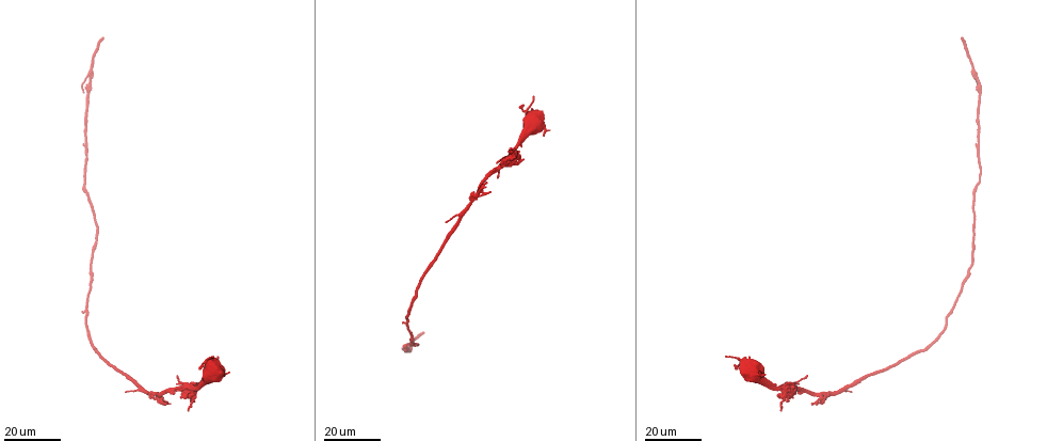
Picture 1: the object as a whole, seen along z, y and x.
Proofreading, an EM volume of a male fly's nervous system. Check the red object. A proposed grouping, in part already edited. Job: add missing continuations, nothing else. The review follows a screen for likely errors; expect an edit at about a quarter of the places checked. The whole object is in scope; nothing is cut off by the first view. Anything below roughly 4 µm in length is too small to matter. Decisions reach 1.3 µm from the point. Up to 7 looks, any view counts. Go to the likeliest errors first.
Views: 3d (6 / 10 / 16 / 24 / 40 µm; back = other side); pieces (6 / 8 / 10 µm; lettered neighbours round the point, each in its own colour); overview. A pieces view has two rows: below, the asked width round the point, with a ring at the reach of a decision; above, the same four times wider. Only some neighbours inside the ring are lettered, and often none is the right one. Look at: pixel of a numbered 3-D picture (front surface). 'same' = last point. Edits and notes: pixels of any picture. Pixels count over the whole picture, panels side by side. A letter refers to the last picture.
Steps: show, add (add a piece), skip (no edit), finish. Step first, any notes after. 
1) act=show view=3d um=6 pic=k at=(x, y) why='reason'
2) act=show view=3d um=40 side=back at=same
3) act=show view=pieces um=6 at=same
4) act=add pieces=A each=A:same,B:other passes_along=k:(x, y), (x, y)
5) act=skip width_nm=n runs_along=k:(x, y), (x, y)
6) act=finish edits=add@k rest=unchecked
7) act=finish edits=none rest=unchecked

act=show view=3d um=16 pic=1 at=(533, 95) why='thin end'

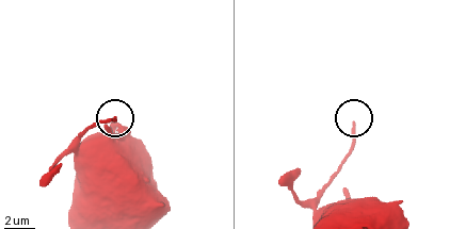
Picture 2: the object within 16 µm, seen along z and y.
act=show view=pieces um=8 pic=2 at=(353, 123)

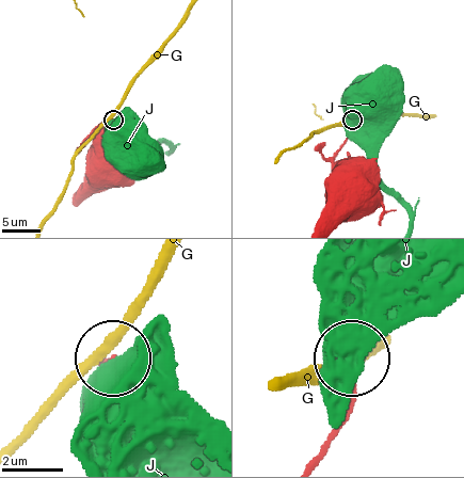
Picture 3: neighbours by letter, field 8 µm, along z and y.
act=skip each=G:other,J:other found='none of them fits'

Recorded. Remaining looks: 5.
act=show view=3d um=24 pic=1 at=(962, 36) why='long arm stops here'

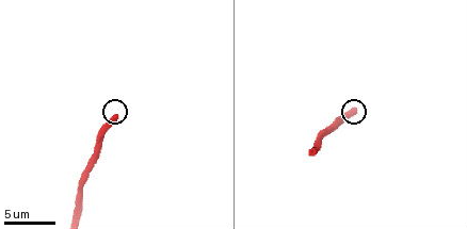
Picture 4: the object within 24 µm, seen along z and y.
act=show view=pieces um=6 pic=4 at=(114, 116)

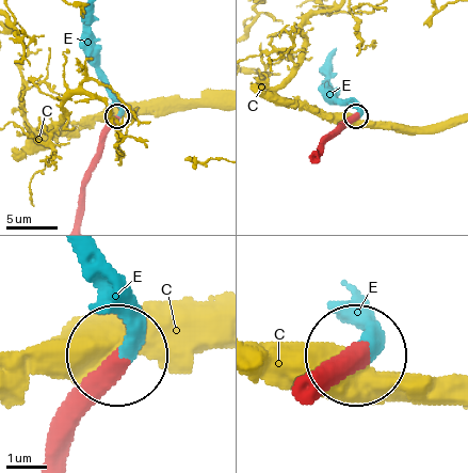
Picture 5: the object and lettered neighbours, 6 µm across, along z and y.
act=add pieces=E each=C:other,E:same found='it goes on there'

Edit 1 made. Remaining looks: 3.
act=show view=overview

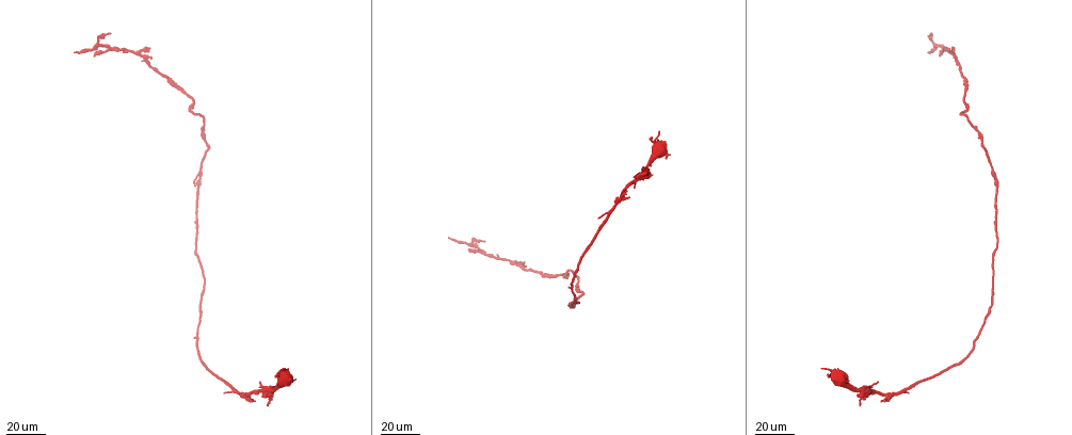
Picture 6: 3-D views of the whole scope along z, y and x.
act=show view=3d um=24 pic=6 at=(470, 248) why='free end'

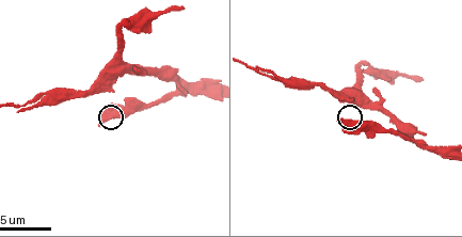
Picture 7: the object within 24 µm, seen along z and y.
act=show view=pieces um=10 pic=7 at=(101, 125)

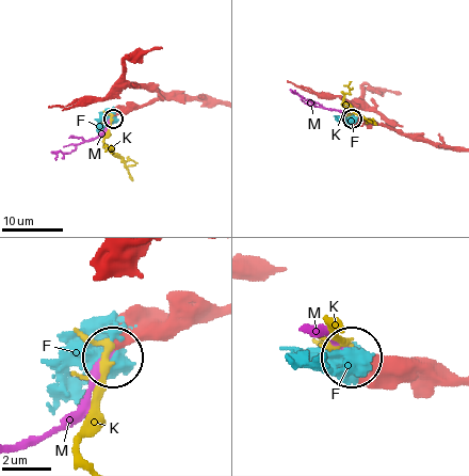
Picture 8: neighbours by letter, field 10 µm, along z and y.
act=skip each=F:other,K:other,M:other runs_along=8:(213, 308), (164, 311), (112, 355) found='no lettered piece goes on from it'

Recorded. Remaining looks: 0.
act=finish edits=add@5 rest=unchecked

